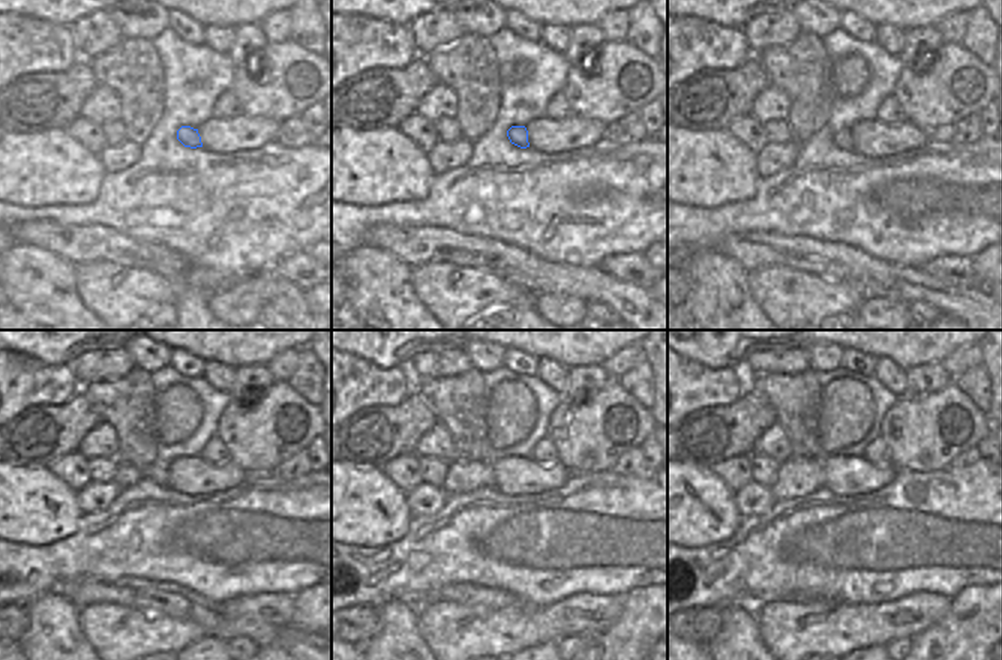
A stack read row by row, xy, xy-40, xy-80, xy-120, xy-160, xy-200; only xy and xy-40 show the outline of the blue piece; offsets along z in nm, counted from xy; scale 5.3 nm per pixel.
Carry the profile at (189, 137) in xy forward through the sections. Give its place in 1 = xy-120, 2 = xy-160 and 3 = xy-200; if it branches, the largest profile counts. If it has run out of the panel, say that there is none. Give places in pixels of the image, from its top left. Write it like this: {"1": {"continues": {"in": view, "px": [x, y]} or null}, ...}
{"1": {"continues": {"in": "xy-120", "px": [126, 476]}}, "2": {"continues": {"in": "xy-160", "px": [464, 476]}}, "3": {"continues": {"in": "xy-200", "px": [797, 477]}}}

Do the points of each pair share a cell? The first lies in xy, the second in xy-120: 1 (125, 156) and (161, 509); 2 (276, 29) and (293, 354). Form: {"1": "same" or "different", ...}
{"1": "different", "2": "same"}

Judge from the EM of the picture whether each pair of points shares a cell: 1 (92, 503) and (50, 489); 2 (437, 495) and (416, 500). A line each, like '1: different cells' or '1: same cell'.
1: different cells
2: same cell

